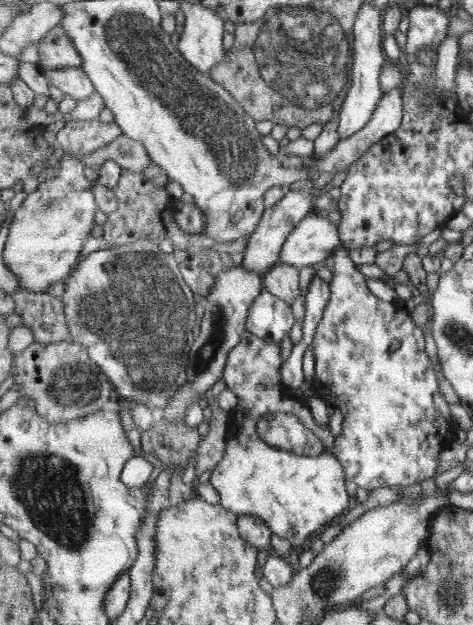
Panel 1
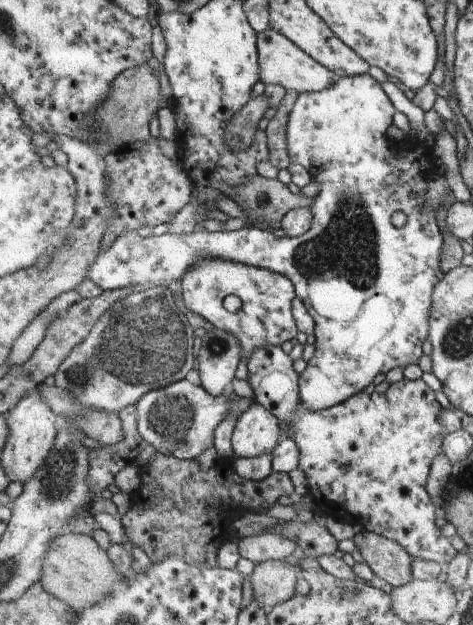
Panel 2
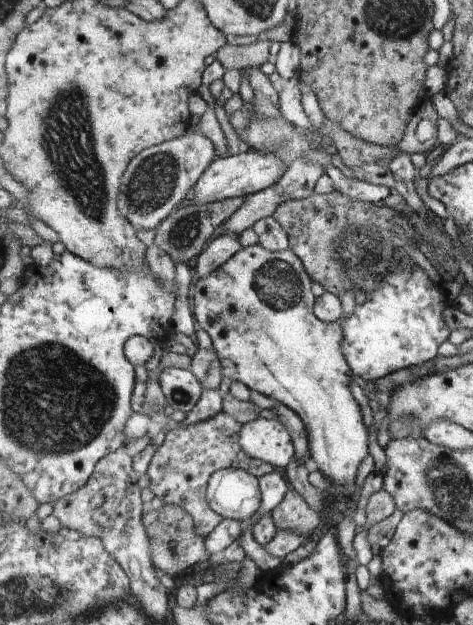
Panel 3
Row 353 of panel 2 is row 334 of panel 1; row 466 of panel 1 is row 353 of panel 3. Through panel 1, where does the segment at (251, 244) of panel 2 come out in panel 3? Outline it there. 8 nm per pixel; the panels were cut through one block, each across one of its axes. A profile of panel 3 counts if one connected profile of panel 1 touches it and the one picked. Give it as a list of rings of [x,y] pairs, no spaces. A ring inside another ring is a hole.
[[[414,264],[413,269],[405,269],[401,268],[395,272],[392,272],[388,275],[383,283],[378,285],[377,292],[372,292],[367,294],[367,299],[362,305],[359,305],[355,308],[353,314],[342,322],[344,326],[344,344],[342,345],[342,349],[344,350],[345,358],[348,360],[349,366],[352,368],[352,372],[360,376],[362,379],[366,381],[371,380],[375,382],[380,378],[386,377],[388,374],[394,373],[395,371],[407,368],[407,367],[419,367],[425,362],[429,362],[429,360],[433,360],[435,356],[439,355],[439,348],[441,348],[441,344],[449,338],[449,334],[451,334],[451,330],[449,330],[449,326],[447,326],[447,322],[443,321],[443,316],[441,316],[441,312],[443,312],[444,307],[454,305],[454,303],[450,303],[449,300],[445,300],[443,304],[442,295],[439,294],[440,283],[433,282],[425,272],[421,268],[419,268],[416,264]]]

